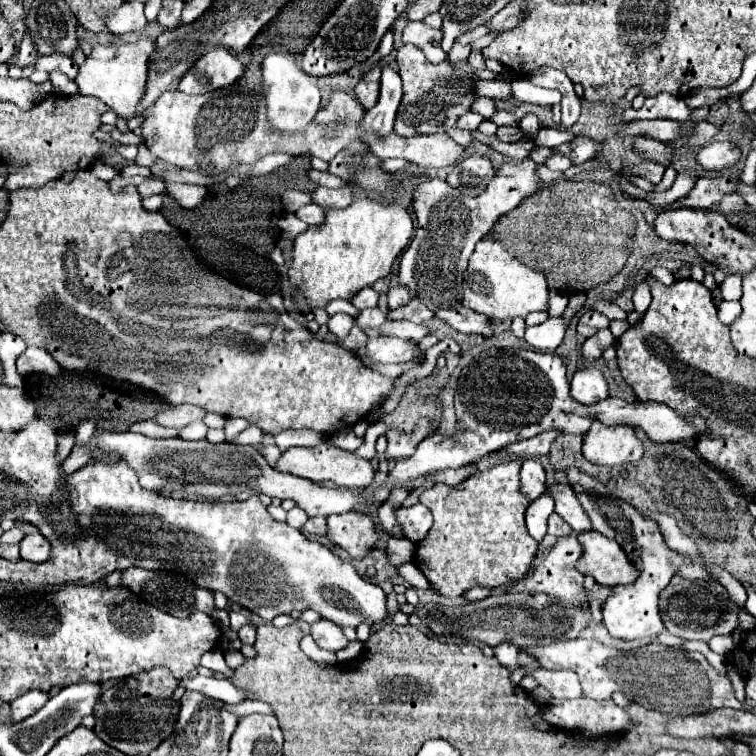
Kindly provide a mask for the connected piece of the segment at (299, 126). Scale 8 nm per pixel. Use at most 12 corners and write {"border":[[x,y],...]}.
{"border":[[296,55],[262,61],[262,95],[272,127],[304,131],[320,89]]}

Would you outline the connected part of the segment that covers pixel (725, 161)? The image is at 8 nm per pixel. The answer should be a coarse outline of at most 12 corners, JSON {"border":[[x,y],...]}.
{"border":[[732,141],[712,143],[698,153],[708,171],[722,171],[740,161]]}

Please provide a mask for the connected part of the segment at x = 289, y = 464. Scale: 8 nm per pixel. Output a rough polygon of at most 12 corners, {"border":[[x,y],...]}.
{"border":[[290,447],[278,471],[368,487],[370,461],[332,447]]}

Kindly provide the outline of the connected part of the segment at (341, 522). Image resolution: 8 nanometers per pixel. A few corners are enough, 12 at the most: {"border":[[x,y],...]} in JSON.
{"border":[[348,511],[328,517],[328,541],[352,559],[376,547],[374,521]]}

